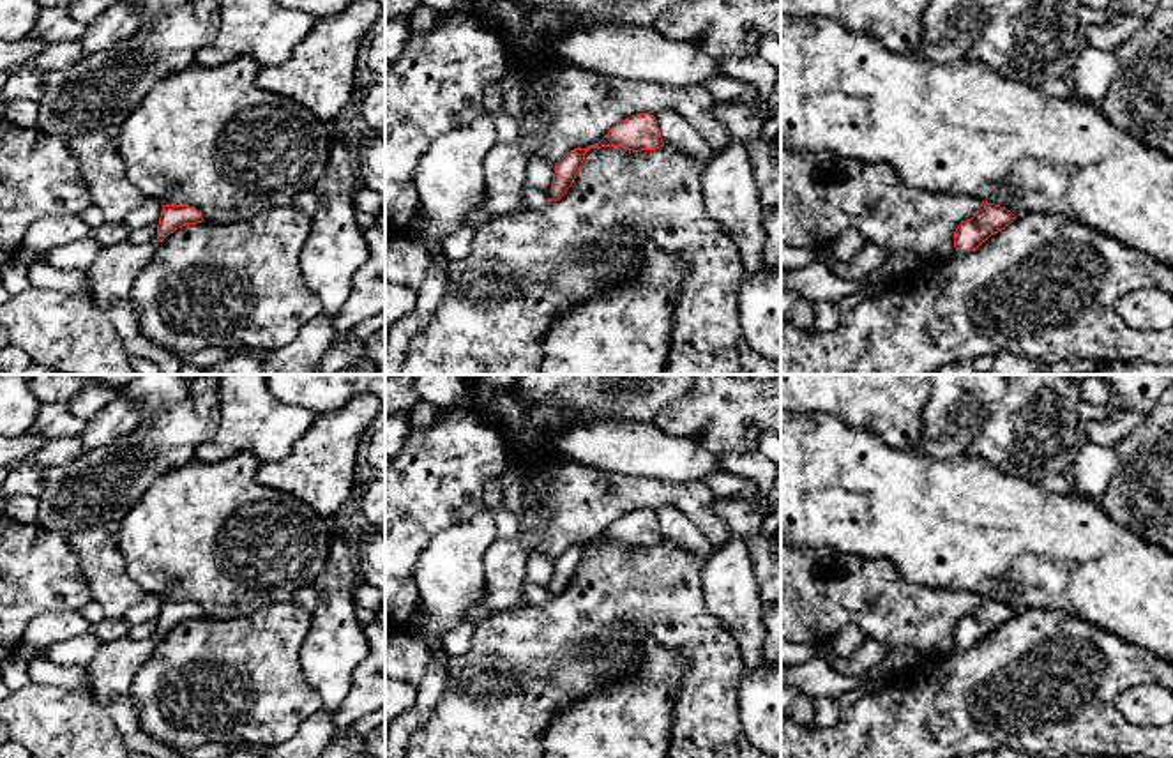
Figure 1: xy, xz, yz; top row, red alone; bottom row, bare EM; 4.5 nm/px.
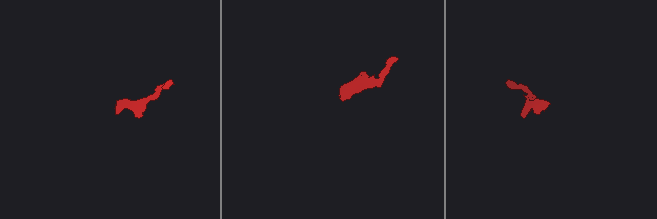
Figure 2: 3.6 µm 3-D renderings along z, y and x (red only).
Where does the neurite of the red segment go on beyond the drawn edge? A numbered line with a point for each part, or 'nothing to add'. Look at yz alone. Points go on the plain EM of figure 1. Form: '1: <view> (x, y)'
nothing to add

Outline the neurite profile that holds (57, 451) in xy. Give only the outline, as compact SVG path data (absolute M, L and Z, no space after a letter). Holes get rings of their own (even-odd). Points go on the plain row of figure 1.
M57 436L46 440L34 454L32 461L42 468L58 466L74 461L83 454L79 436Z

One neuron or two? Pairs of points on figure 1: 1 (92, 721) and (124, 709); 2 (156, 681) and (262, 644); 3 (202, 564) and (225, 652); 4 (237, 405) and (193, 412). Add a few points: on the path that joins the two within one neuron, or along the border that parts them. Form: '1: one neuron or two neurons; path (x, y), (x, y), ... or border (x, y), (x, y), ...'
1: two neurons; border (90, 693), (122, 739)
2: one neuron; path (182, 667), (191, 658), (235, 658)
3: two neurons; border (257, 608), (227, 619), (209, 619), (204, 615)
4: two neurons; border (219, 393), (219, 423), (216, 432), (198, 446)

